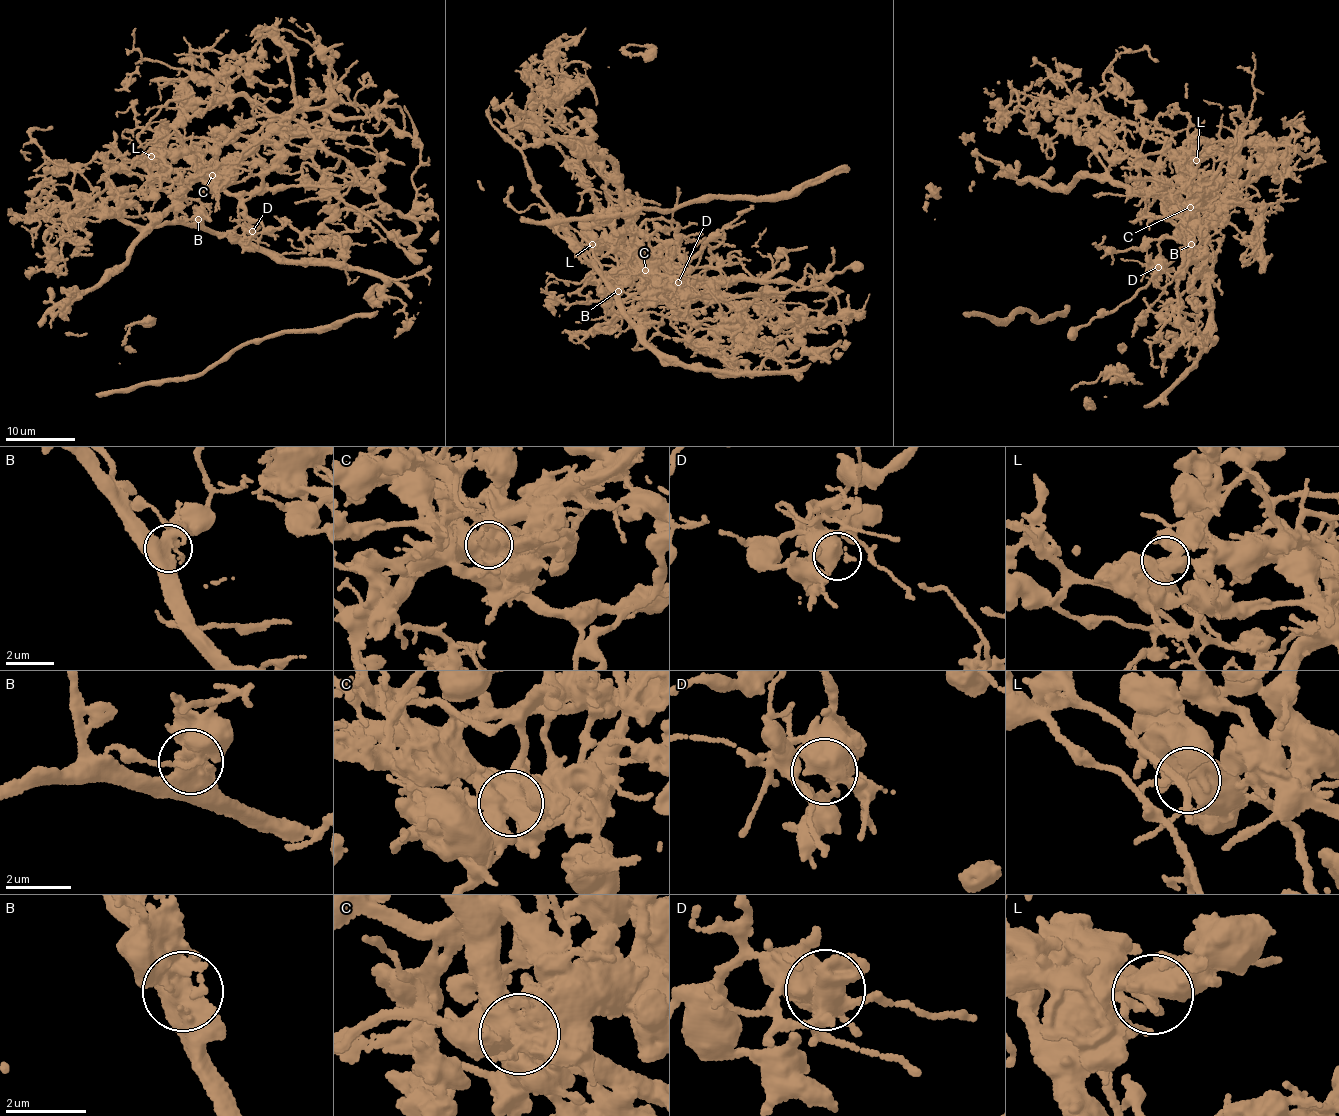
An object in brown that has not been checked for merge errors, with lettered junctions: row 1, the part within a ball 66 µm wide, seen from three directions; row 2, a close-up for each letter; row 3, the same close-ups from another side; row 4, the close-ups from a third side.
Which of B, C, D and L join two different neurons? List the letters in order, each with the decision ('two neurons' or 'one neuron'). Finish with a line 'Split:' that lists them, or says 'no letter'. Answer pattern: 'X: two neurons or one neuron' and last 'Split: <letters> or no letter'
B: two neurons
C: two neurons
D: one neuron
L: one neuron
Split: B, C

